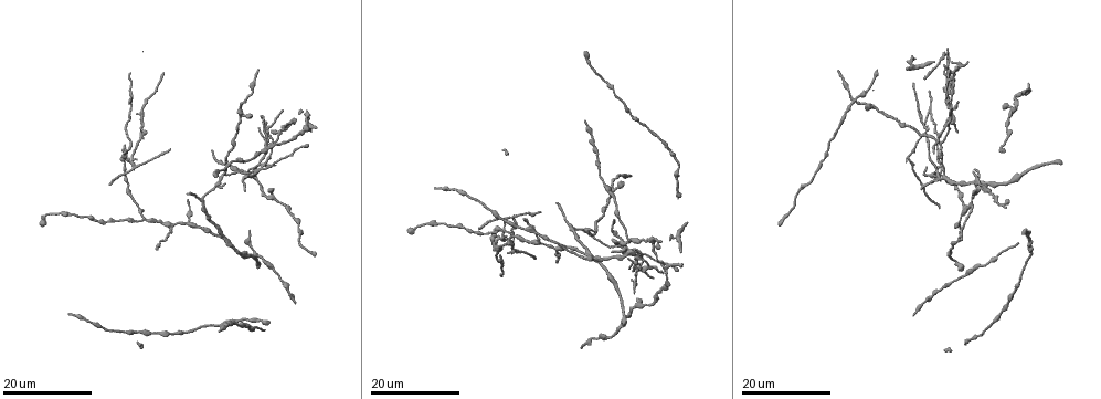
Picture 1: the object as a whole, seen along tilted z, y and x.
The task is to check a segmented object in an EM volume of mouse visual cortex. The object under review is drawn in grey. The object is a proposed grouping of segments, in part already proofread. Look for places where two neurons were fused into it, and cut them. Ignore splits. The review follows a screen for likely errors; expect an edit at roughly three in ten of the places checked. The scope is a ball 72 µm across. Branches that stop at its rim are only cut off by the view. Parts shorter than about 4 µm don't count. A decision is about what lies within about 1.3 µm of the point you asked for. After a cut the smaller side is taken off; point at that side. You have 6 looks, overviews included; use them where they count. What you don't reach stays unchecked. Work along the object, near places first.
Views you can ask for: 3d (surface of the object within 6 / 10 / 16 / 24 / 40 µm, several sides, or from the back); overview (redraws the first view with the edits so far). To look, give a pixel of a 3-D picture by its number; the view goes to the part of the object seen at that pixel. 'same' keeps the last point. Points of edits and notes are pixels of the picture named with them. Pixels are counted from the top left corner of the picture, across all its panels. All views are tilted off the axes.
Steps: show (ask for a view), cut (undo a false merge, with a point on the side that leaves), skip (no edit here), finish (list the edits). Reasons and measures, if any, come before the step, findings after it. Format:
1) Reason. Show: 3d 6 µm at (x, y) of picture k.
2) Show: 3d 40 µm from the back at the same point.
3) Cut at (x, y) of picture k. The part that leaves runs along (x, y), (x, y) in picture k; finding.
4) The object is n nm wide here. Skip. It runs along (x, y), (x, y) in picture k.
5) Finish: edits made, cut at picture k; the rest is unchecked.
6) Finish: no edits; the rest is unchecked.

Show: 3d 16 µm at (973, 207) of picture 1.

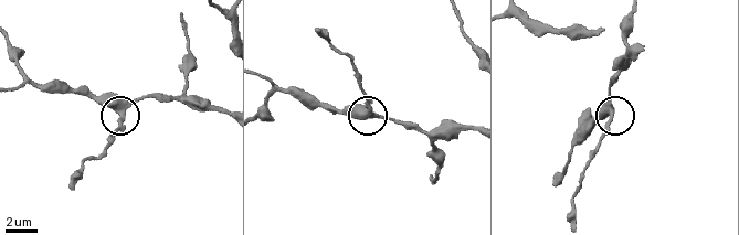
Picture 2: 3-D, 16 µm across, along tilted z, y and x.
Show: 3d 6 µm at (122, 114) of picture 2.

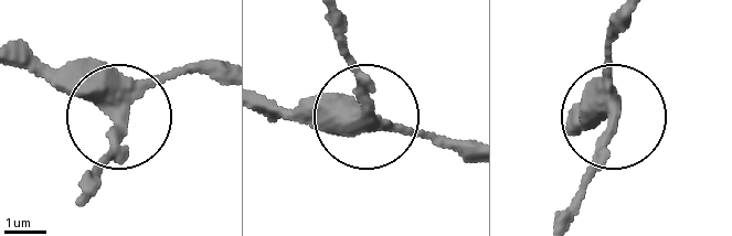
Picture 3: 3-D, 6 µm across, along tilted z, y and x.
The side arm is 9 µm long. Skip. All the same neuron.

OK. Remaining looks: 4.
Branch point. Show: 3d 16 µm at (510, 232) of picture 1.

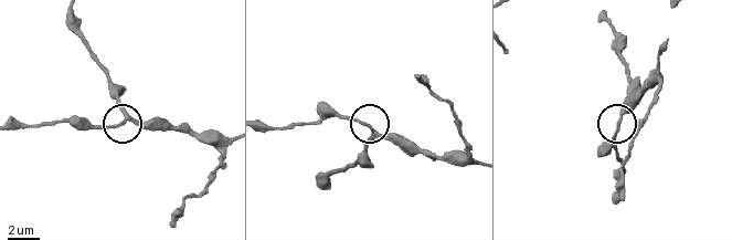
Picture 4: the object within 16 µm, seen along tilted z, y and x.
Show: 3d 6 µm at (374, 130) of picture 4.

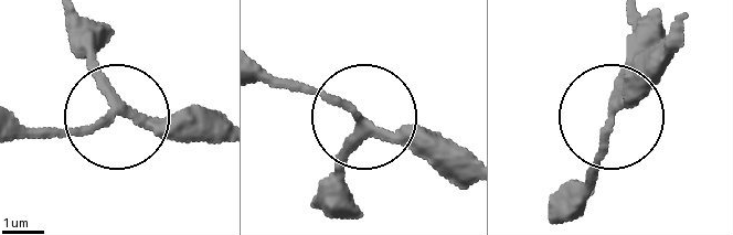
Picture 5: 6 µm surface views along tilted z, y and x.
The object is 200 nm wide here. Skip. It runs along (216, 138), (120, 115), (14, 136) in picture 5; all the same neuron.

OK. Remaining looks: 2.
Two arms at a narrow angle. Show: 3d 24 µm at (201, 196) of picture 1.

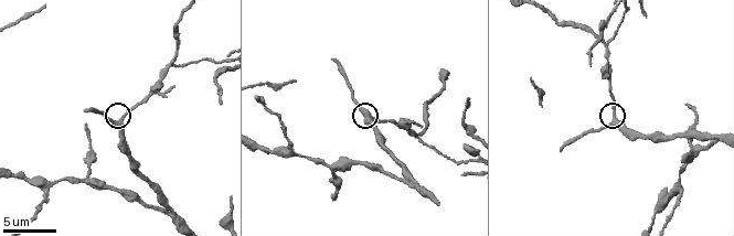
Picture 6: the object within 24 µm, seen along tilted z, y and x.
Show: 3d 10 µm at (121, 117) of picture 6.

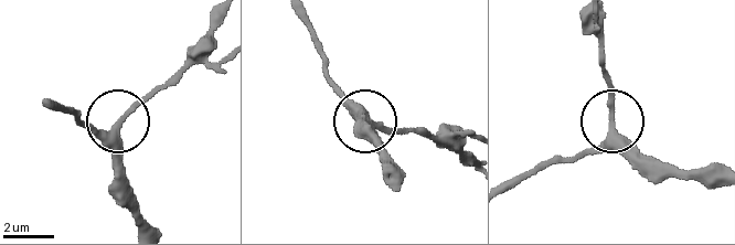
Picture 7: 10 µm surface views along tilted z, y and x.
4 arms meet here. Skip. It runs along (704, 174), (649, 155), (611, 121), (597, 144), (576, 159) in picture 7; all the same neuron.

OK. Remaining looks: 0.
Finish: no edits; the rest is unchecked.

